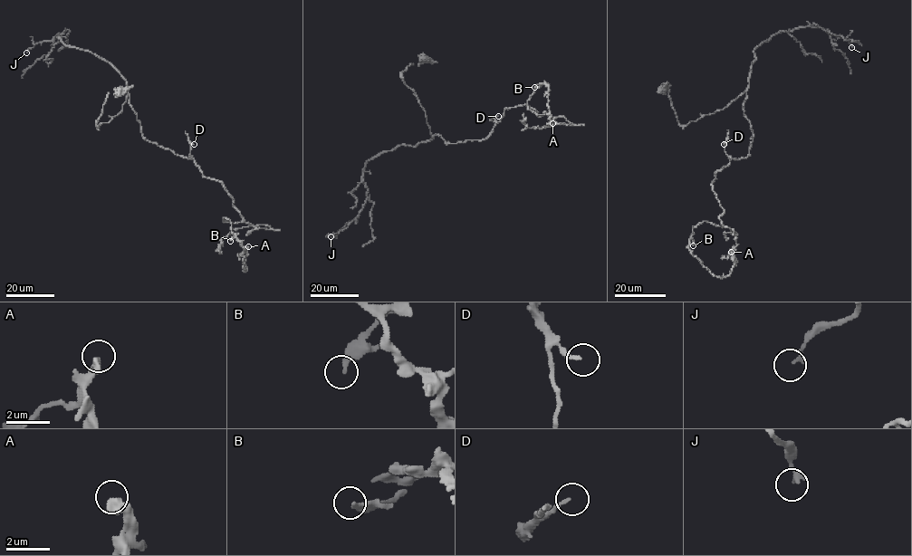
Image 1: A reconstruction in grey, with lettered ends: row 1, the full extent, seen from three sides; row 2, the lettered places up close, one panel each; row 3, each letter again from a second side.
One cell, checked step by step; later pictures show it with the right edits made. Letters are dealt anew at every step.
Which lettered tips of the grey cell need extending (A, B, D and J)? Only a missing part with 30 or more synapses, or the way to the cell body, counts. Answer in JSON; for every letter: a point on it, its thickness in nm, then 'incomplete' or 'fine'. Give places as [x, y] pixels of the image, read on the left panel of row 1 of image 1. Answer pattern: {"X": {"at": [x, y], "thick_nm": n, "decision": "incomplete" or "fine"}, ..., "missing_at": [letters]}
{"A": {"at": [248, 246], "thick_nm": 360, "decision": "fine"}, "B": {"at": [230, 241], "thick_nm": 180, "decision": "fine"}, "D": {"at": [194, 144], "thick_nm": 140, "decision": "fine"}, "J": {"at": [26, 52], "thick_nm": 200, "decision": "fine"}, "missing_at": []}

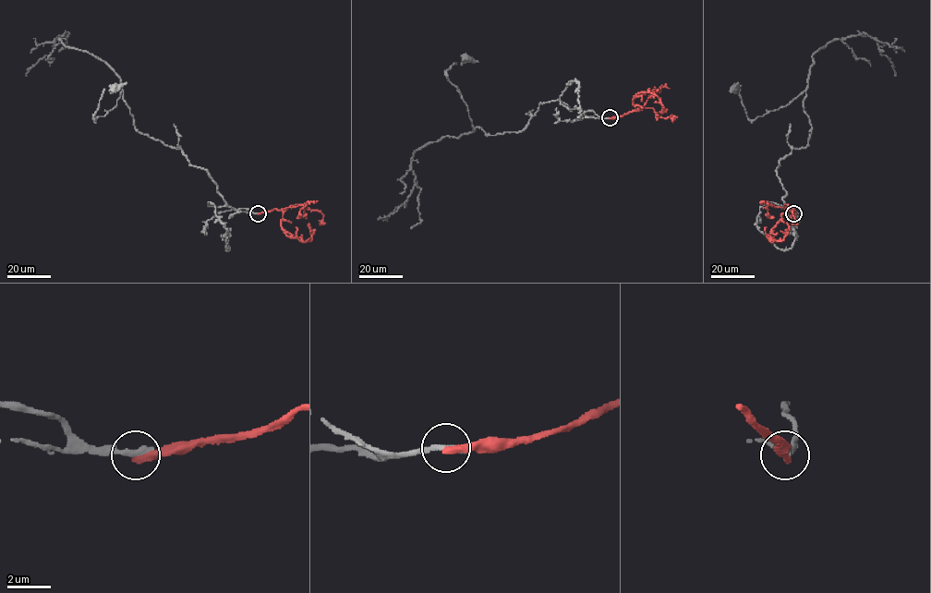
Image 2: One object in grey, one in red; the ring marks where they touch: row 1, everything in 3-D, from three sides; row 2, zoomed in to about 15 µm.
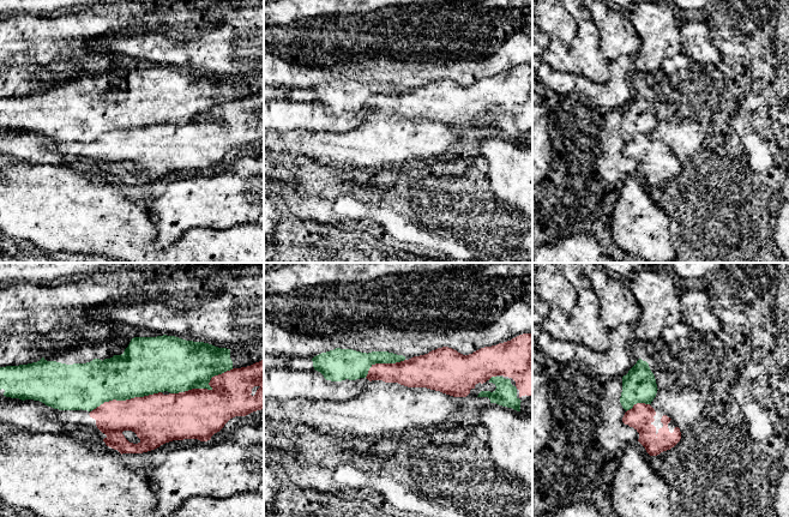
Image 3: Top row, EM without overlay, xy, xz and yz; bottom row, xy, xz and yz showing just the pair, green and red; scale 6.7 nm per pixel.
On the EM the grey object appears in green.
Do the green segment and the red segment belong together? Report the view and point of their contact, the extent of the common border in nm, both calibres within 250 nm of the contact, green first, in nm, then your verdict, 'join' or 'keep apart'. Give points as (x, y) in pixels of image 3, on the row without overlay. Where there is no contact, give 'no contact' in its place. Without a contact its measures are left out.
meets green in xy at (126, 130); contact 480 nm long; 360 nm thick on the green side, 340 nm on the other; keep apart

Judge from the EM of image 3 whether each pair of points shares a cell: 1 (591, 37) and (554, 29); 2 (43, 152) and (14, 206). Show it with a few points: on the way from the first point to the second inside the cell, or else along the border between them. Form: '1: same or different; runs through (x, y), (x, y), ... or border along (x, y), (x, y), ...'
1: different; border along (578, 23), (574, 38), (567, 46), (552, 38)
2: different; border along (18, 161), (59, 164)

